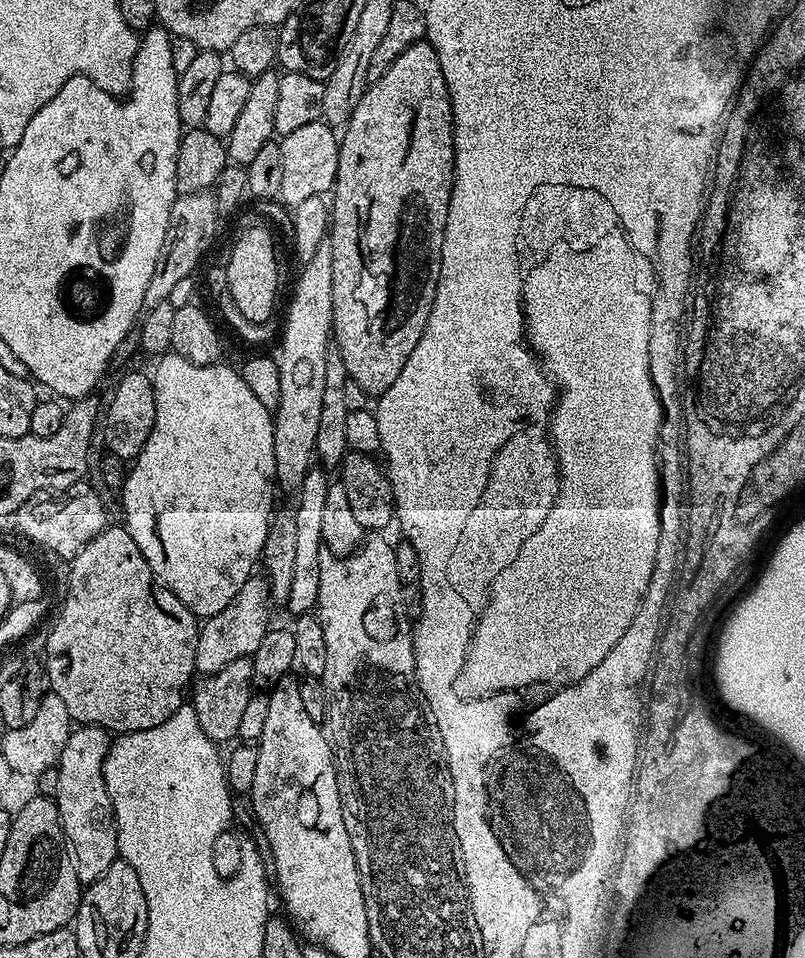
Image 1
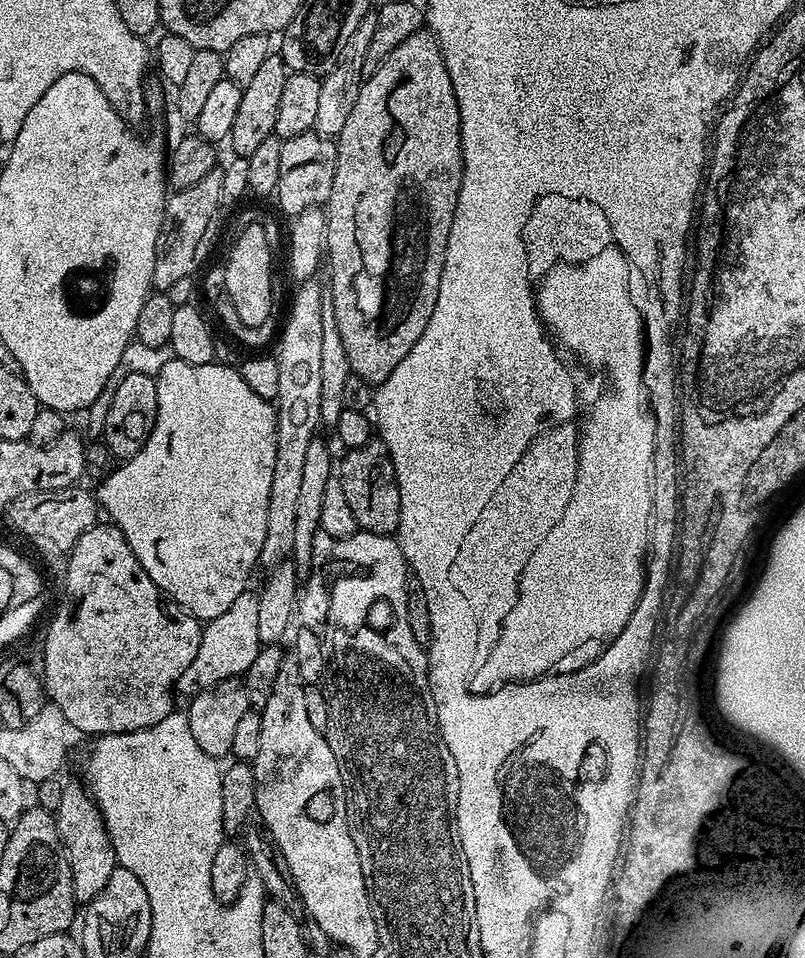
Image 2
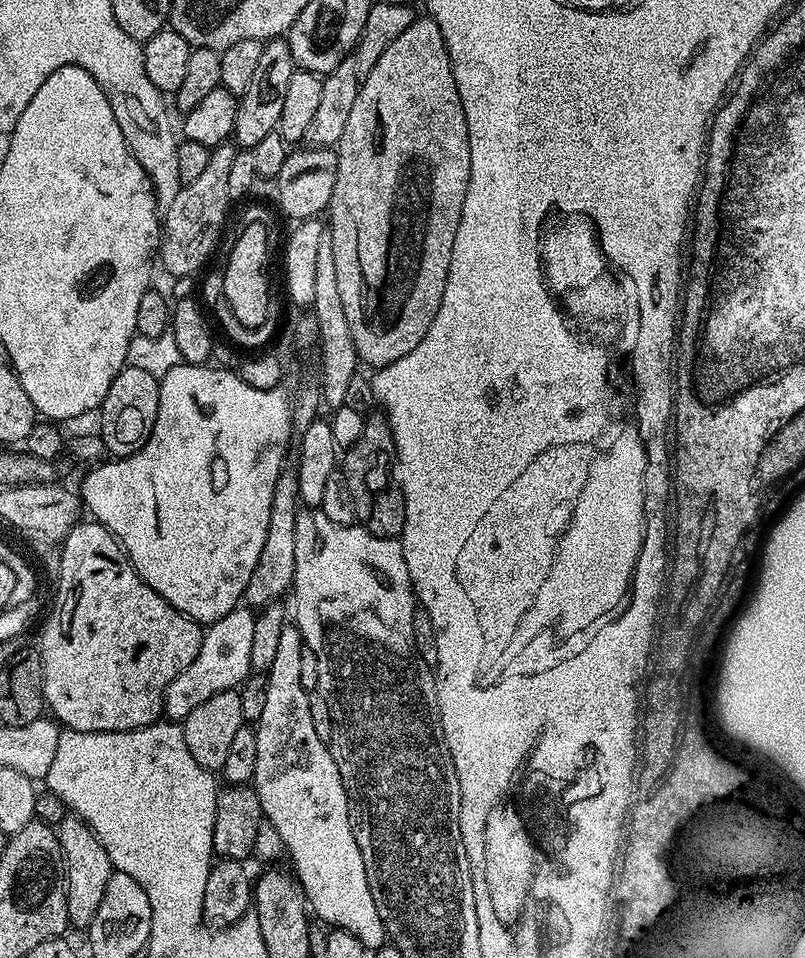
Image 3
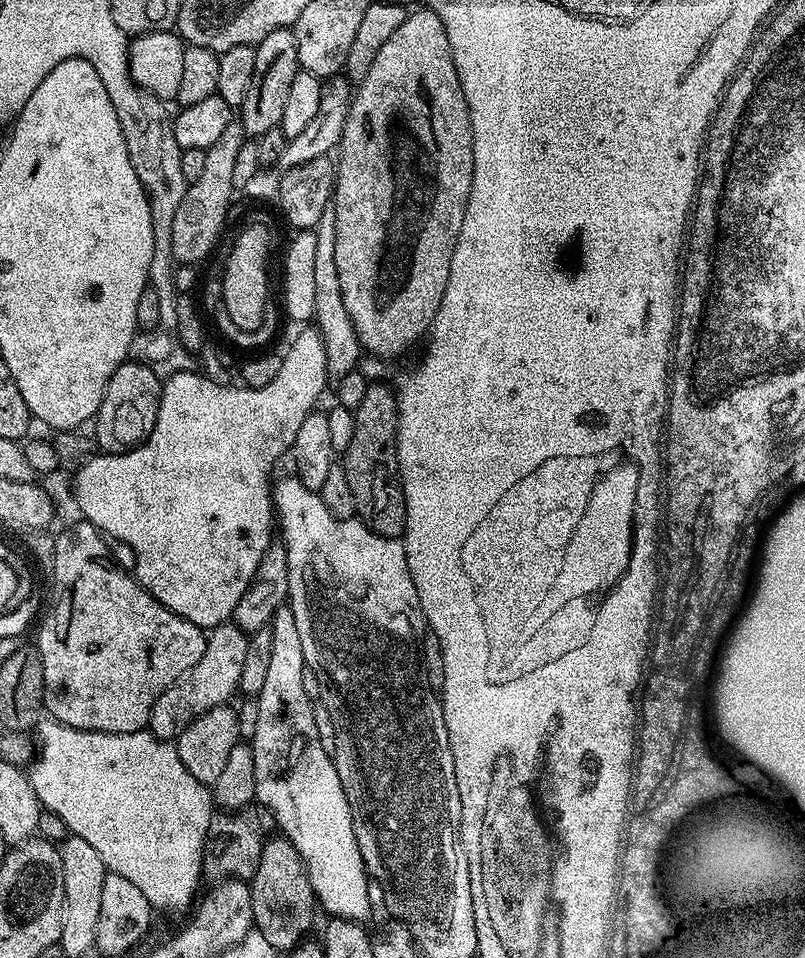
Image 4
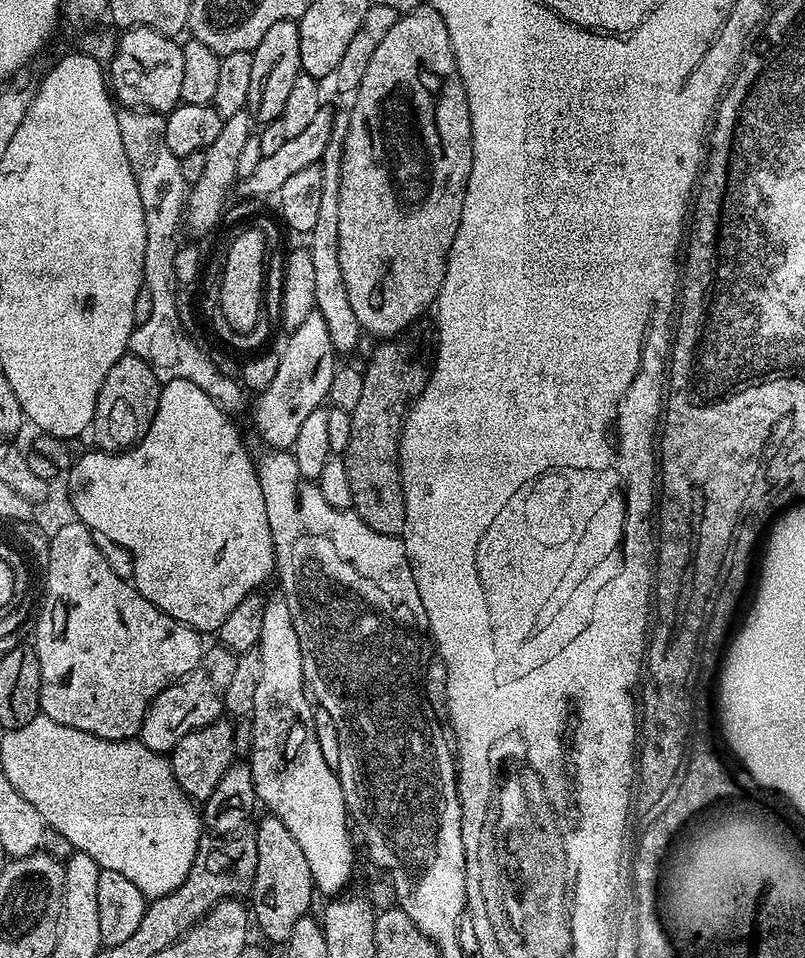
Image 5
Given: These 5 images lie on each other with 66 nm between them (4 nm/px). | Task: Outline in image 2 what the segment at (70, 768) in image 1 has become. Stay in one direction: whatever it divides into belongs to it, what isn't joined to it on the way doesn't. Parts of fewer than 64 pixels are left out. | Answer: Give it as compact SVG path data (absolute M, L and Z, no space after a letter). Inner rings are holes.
M83 783L80 784L72 784L63 789L62 802L54 815L60 841L64 843L70 862L74 894L81 905L87 906L95 896L102 894L102 886L106 886L110 874L114 874L118 865L104 816L93 800L91 791Z

